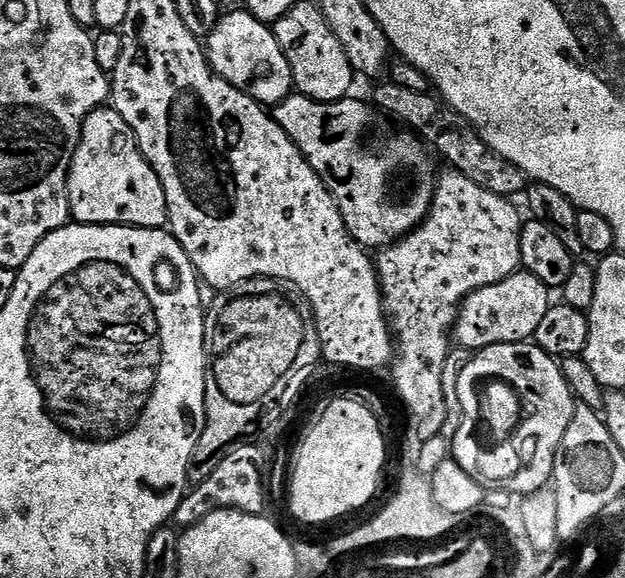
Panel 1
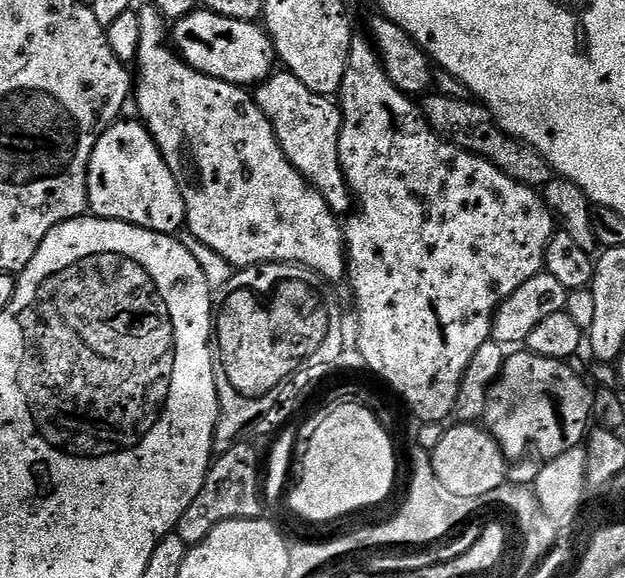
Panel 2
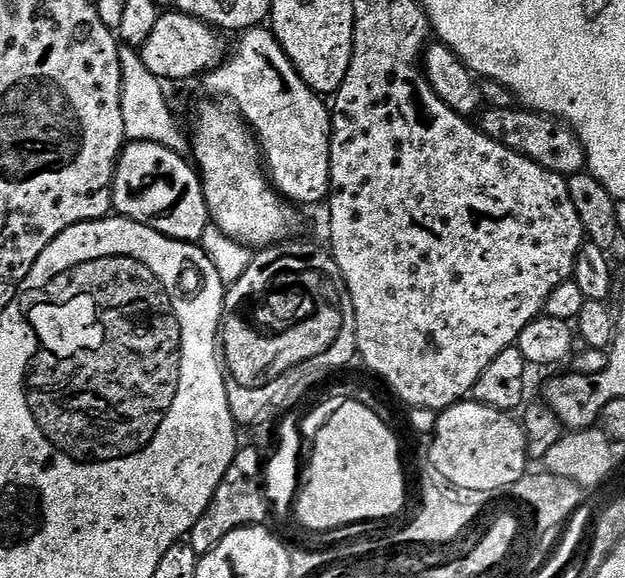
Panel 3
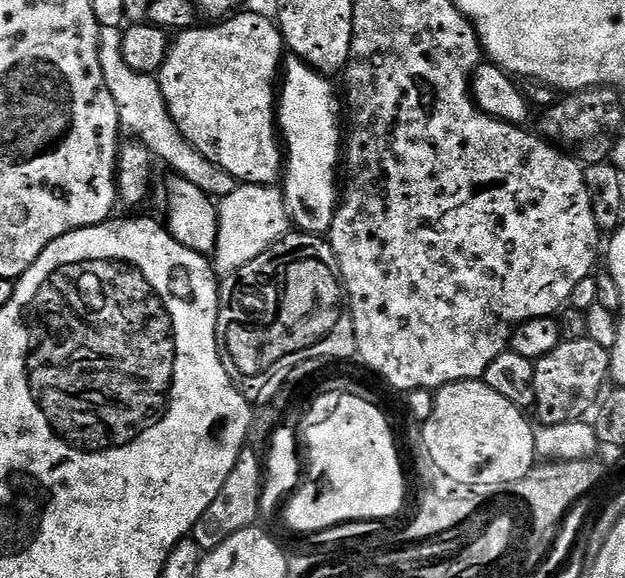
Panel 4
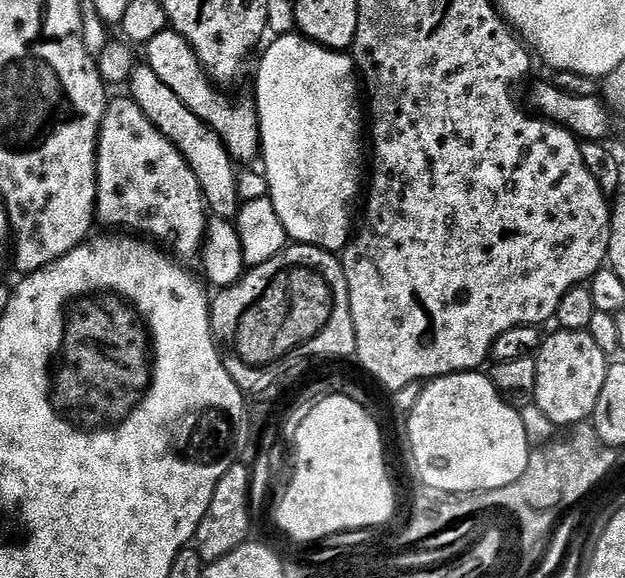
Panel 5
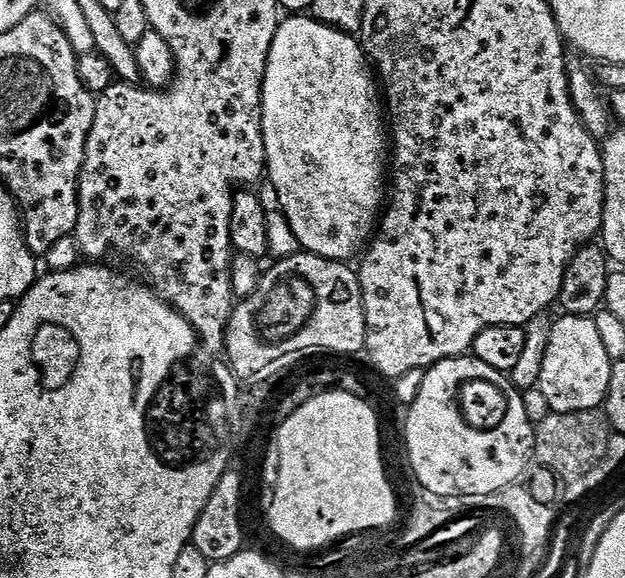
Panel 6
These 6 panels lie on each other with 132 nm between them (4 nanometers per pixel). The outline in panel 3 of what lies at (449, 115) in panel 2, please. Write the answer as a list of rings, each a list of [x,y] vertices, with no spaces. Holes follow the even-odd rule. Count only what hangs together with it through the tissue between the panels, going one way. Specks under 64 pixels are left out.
[[[523,106],[508,109],[489,108],[479,117],[478,127],[481,132],[494,138],[494,142],[502,142],[502,146],[530,158],[530,162],[554,174],[567,178],[585,171],[584,148],[580,144],[579,136],[567,124],[553,117],[543,116],[540,112],[529,112]]]

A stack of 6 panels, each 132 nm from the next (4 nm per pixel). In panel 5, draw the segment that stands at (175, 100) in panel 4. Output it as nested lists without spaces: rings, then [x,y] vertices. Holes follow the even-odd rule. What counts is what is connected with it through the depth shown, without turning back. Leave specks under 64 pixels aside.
[[[171,30],[157,34],[155,38],[150,38],[146,52],[146,63],[154,70],[154,74],[158,74],[158,78],[162,78],[162,82],[166,82],[166,86],[170,86],[170,90],[174,90],[174,94],[178,94],[186,106],[190,106],[190,110],[203,124],[220,135],[220,141],[233,161],[252,160],[255,156],[257,159],[261,155],[260,120],[256,117],[255,107],[251,103],[231,104],[205,72],[196,51],[186,42],[186,38]]]

